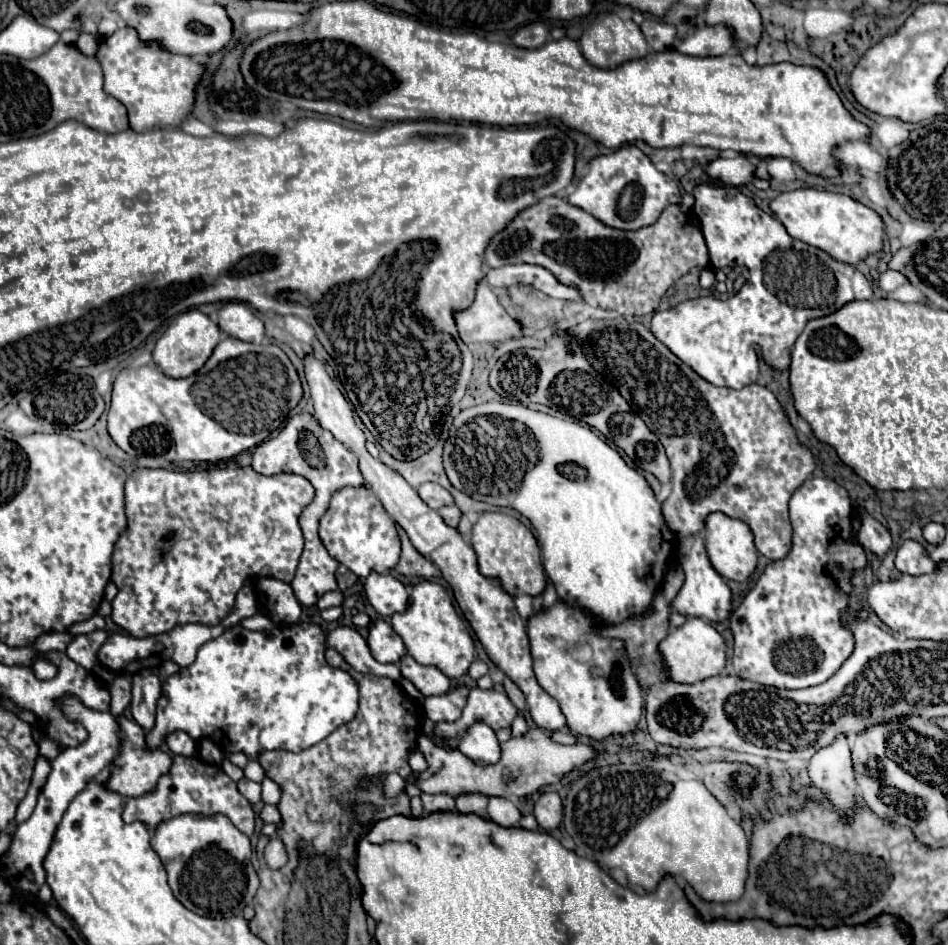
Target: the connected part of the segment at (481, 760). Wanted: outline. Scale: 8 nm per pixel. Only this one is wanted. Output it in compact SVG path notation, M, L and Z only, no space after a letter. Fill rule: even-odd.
M483 723L471 725L471 729L459 741L459 751L481 767L499 763L501 759L501 745L497 735L489 725Z

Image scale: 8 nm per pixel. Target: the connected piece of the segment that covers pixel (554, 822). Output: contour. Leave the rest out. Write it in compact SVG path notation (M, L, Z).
M543 793L537 801L535 801L535 811L533 811L537 823L541 829L551 831L557 829L561 819L563 819L563 805L561 805L561 797L557 793Z

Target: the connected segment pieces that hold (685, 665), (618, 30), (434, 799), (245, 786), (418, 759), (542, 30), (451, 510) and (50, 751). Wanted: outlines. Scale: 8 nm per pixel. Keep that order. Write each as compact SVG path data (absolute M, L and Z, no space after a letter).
M689 617L681 627L671 629L669 635L659 643L659 651L663 653L671 679L679 683L697 683L715 677L725 669L727 659L727 643L723 635L701 617Z
M603 15L603 17L597 17L593 21L593 25L583 33L581 41L581 53L583 57L599 67L599 69L615 69L627 61L633 61L633 59L643 59L647 55L647 41L641 33L641 29L631 21L623 21L619 19L617 15Z
M421 795L421 799L423 799L423 809L427 813L455 809L455 797L451 797L451 795Z
M243 777L239 781L239 793L243 797L247 797L251 803L257 803L257 801L261 801L261 783L255 783L255 781L249 781Z
M415 749L415 751L409 755L409 765L411 765L411 769L413 769L415 773L421 773L423 769L427 769L425 757L423 757L423 753L421 753L419 749Z
M529 23L513 35L513 45L521 49L537 49L547 41L547 27L543 23Z
M451 505L451 507L443 507L439 509L439 515L443 517L443 521L449 525L449 527L457 527L459 525L459 519L461 519L461 511L457 505Z
M43 737L39 741L39 751L41 751L39 755L47 757L47 759L53 759L53 757L57 757L61 753L61 745L57 741L51 741L49 737Z

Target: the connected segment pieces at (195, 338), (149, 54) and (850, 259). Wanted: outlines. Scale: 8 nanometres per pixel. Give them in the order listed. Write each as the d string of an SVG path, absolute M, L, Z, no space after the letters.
M191 309L191 311L185 311L175 317L175 321L169 325L169 329L163 333L163 337L157 341L157 345L153 349L153 359L155 359L157 367L163 373L167 373L169 377L175 377L175 379L189 377L191 373L195 373L203 367L203 363L213 353L219 339L221 339L221 329L217 327L217 323L213 323L205 313Z
M133 27L117 29L105 37L95 55L105 75L105 91L121 101L127 109L133 131L153 127L181 127L191 117L195 91L205 73L205 65L187 57L165 51L159 41L143 41Z
M797 189L779 193L771 201L771 209L777 219L785 225L787 233L807 245L819 247L829 253L835 261L845 265L859 265L867 255L879 253L883 249L885 239L885 223L877 211L859 203L853 197L817 191L817 189Z

